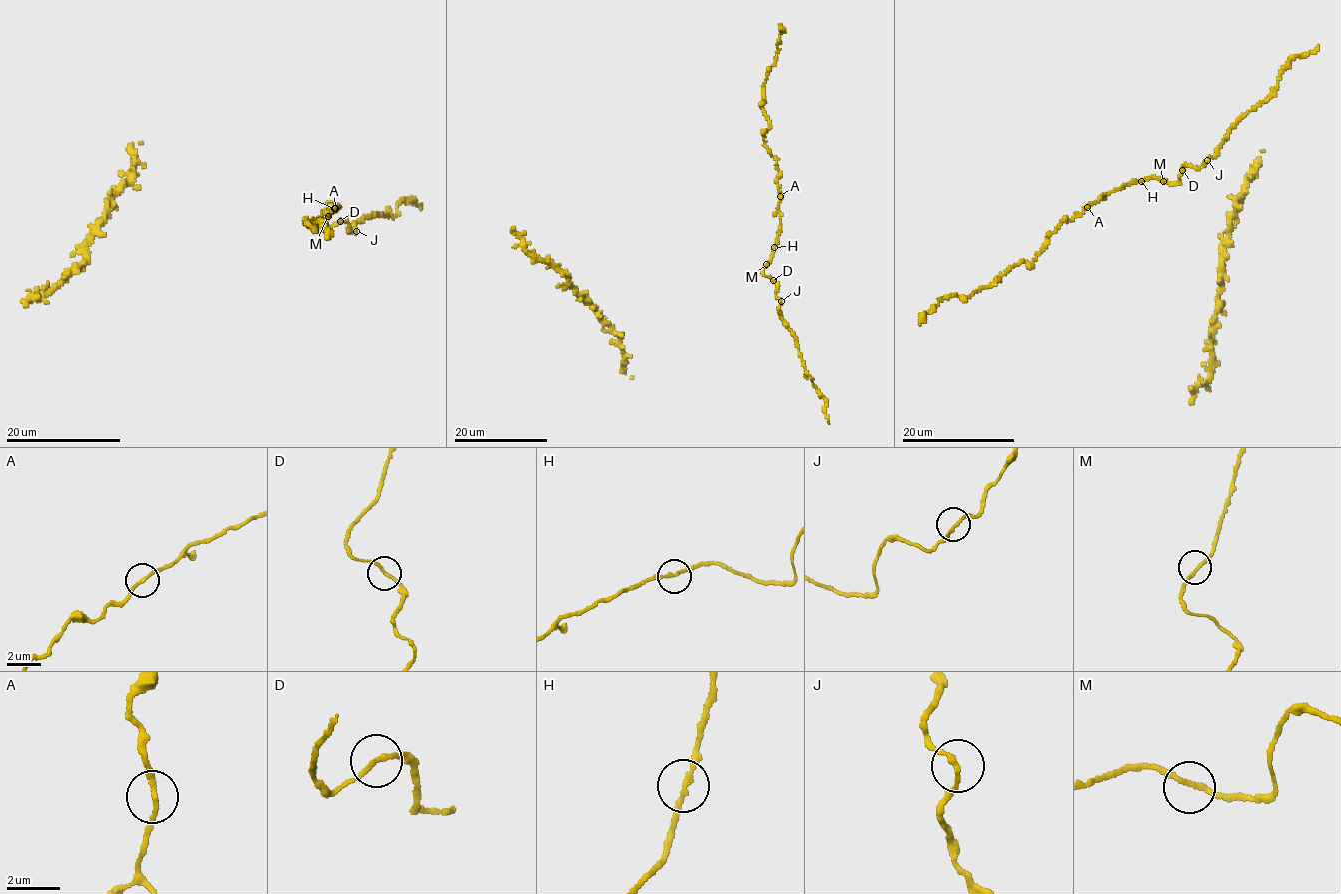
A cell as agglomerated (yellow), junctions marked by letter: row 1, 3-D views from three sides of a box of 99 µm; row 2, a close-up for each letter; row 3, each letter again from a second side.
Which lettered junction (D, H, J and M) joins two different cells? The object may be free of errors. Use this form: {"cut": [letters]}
{"cut": []}

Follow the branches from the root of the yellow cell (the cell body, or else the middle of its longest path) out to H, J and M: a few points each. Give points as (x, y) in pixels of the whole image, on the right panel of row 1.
H: (1175, 184), (1153, 177), (1141, 180)
J: (1175, 184), (1180, 183), (1185, 165), (1200, 168), (1207, 160)
M: (1175, 184), (1163, 181)

